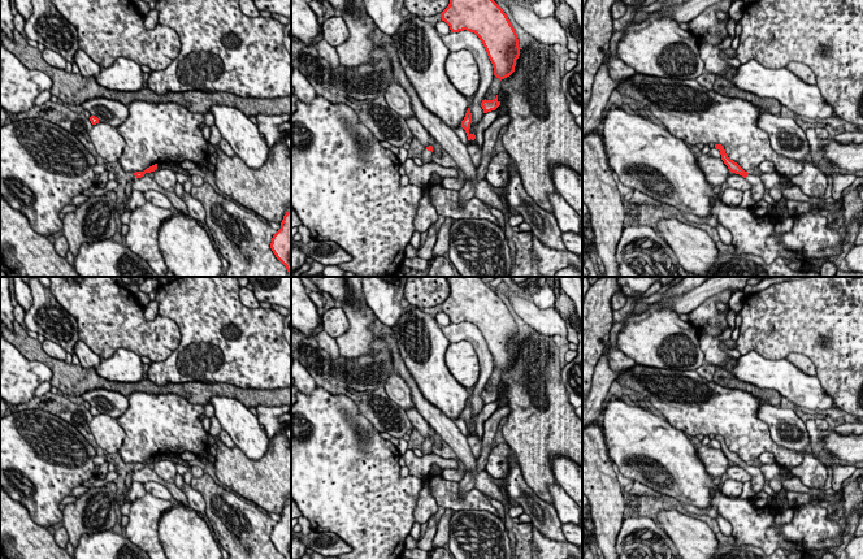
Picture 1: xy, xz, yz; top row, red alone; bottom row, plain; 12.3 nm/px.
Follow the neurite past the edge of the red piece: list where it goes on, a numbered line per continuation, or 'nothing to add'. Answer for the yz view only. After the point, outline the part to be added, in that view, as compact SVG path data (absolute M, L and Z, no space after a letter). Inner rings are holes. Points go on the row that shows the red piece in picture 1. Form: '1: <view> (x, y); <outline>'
1: yz (758, 189); M751 173L746 177L747 182L751 185L751 196L755 202L763 200L766 187L758 176L753 176Z

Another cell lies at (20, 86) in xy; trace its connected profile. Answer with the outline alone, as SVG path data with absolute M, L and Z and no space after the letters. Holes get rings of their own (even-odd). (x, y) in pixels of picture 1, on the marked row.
M0 40L0 107L10 117L30 110L38 95L51 87L45 73L27 69Z

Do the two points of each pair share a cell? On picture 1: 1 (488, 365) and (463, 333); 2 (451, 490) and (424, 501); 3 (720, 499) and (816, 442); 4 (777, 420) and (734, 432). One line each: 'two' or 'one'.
1: one
2: two
3: two
4: two

